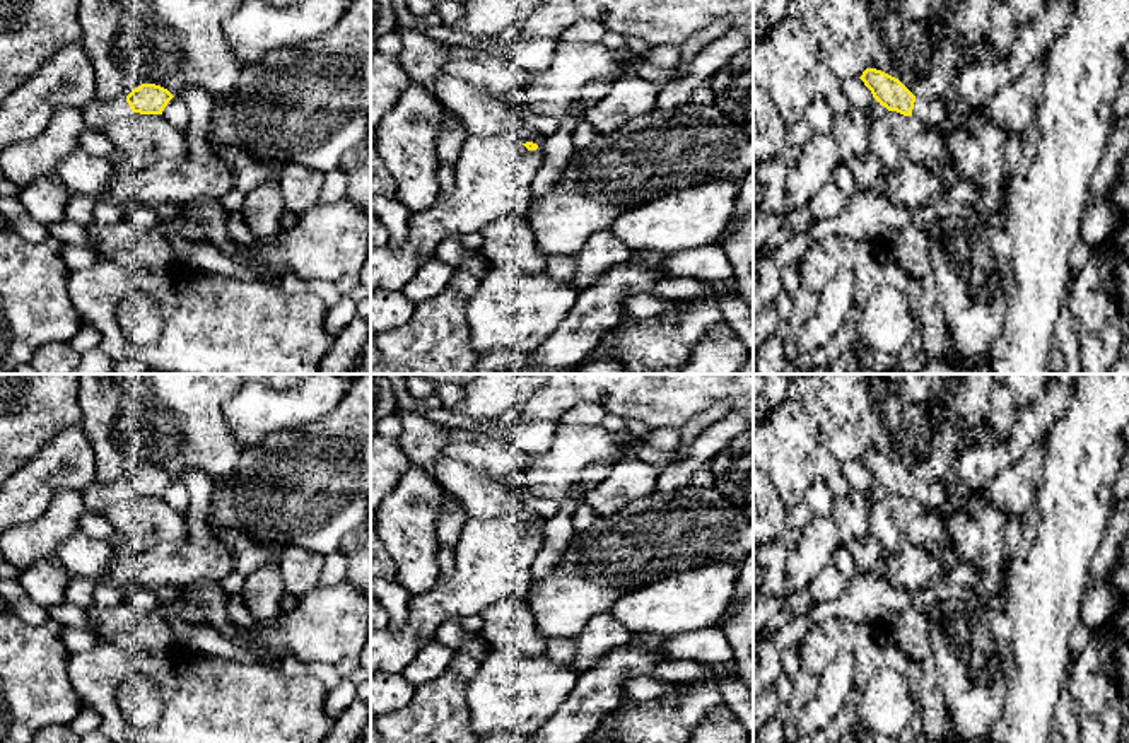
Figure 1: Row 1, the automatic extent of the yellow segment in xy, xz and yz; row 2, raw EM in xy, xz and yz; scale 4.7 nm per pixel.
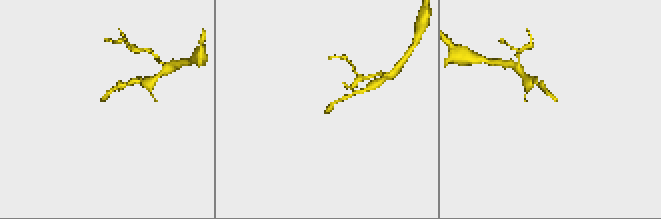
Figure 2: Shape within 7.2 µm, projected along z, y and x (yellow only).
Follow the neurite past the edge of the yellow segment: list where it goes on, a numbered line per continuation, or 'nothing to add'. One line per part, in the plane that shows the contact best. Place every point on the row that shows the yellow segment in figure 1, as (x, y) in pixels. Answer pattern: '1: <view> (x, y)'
1: yz (940, 117)

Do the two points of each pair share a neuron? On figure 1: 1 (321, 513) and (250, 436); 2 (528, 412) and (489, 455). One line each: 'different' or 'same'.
1: different
2: same

